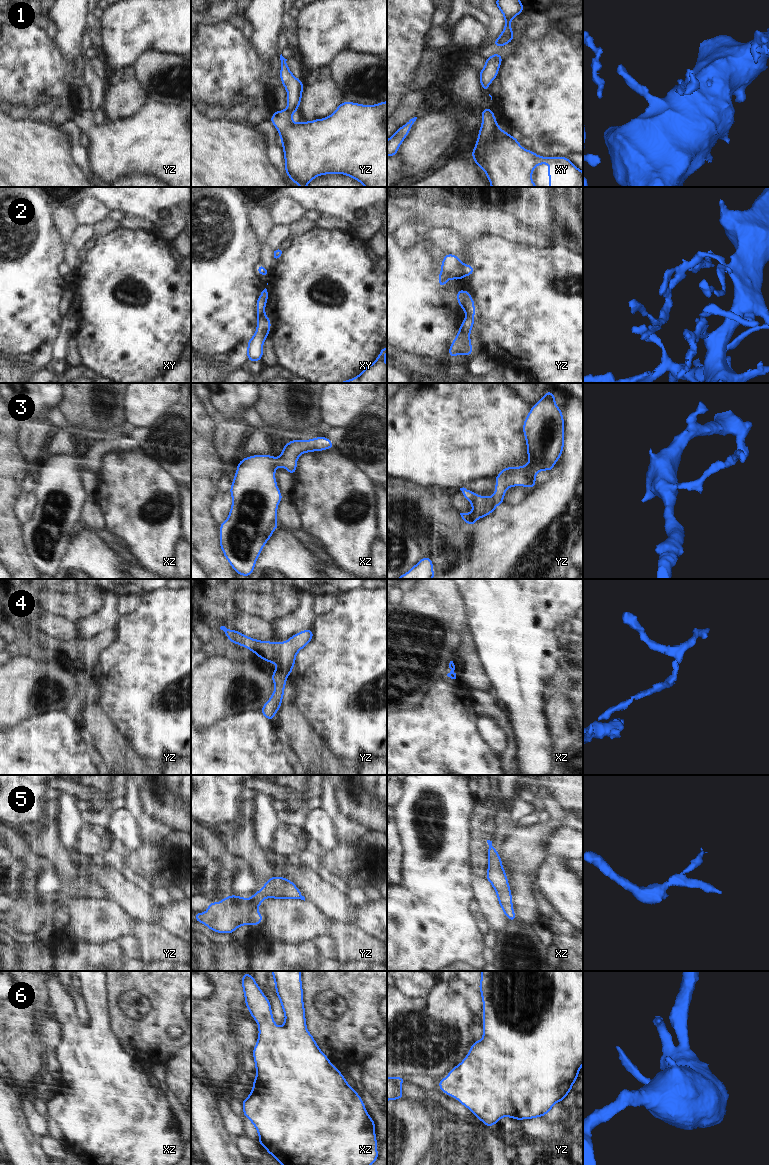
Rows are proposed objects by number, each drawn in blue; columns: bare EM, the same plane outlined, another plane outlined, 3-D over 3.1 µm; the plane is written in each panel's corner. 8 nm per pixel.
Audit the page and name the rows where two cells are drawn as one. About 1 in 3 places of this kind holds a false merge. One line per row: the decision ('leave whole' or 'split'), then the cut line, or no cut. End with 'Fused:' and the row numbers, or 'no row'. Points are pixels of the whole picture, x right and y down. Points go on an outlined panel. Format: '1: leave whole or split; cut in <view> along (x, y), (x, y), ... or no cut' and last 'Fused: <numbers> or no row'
1: leave whole; no cut
2: split; cut in xy along (264, 314), (258, 317)
3: leave whole; no cut
4: leave whole; no cut
5: leave whole; no cut
6: leave whole; no cut
Fused: 2

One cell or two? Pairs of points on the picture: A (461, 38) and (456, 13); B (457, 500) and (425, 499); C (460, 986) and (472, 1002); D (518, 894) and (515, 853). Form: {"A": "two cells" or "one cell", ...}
{"A": "two cells", "B": "two cells", "C": "one cell", "D": "one cell"}

